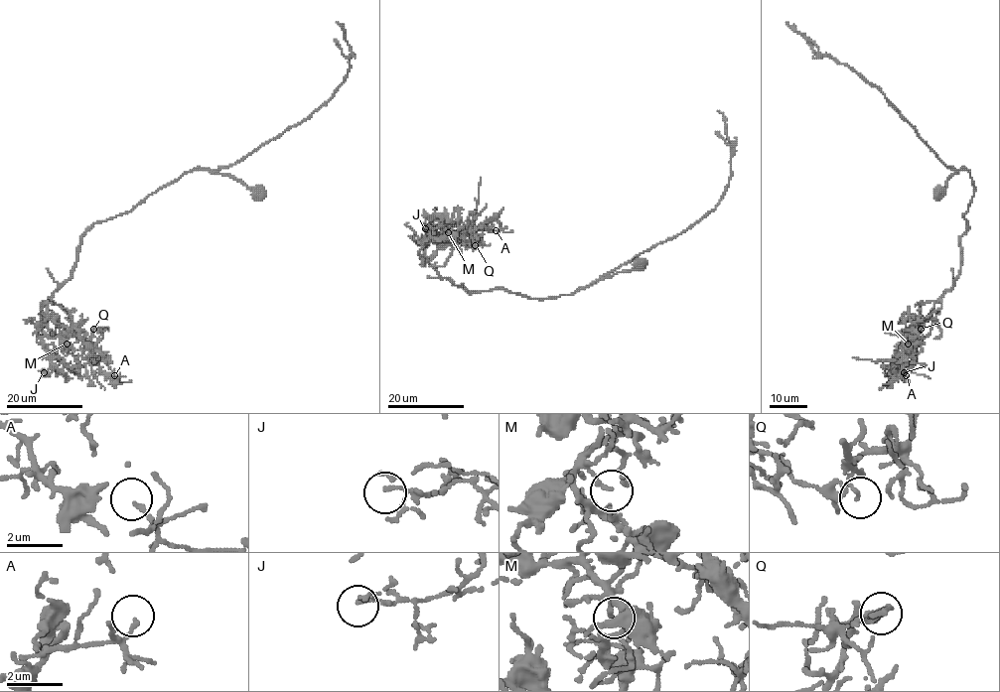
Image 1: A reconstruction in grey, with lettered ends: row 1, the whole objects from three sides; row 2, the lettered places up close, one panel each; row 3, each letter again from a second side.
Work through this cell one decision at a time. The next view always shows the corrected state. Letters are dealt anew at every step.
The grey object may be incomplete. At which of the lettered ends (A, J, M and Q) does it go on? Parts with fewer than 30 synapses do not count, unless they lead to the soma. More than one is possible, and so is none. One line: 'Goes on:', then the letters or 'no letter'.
Goes on: Q

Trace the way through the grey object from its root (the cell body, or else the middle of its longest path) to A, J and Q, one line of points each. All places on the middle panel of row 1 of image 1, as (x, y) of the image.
A: (641, 263), (544, 299), (502, 288), (470, 292), (433, 267), (445, 264), (463, 229), (495, 219), (496, 230)
J: (641, 263), (557, 297), (470, 292), (428, 262), (435, 254), (419, 255), (430, 220), (442, 219), (425, 228)
Q: (641, 263), (570, 294), (530, 299), (502, 288), (470, 292), (433, 267), (445, 264), (460, 233), (475, 245)

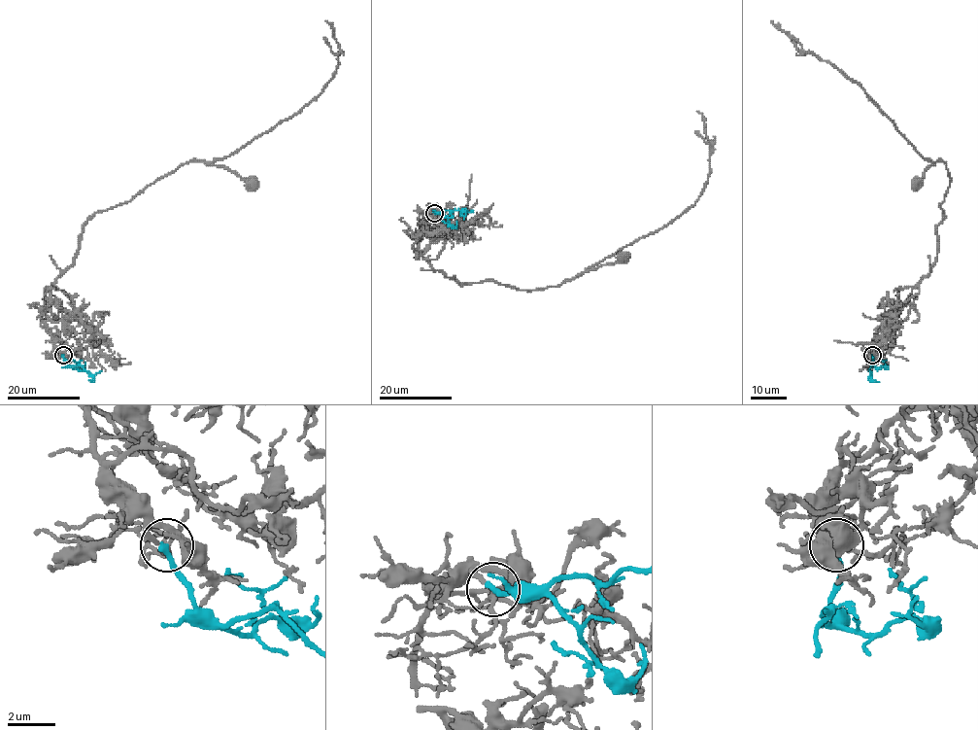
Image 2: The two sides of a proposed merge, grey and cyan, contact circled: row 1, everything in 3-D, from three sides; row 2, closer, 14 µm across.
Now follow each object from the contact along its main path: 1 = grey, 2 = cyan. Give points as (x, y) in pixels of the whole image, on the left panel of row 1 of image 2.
1: (63, 355), (43, 309), (56, 302), (50, 287), (93, 215), (185, 162), (223, 166), (252, 184)
2: (63, 355), (71, 366), (81, 365), (93, 377), (92, 381)

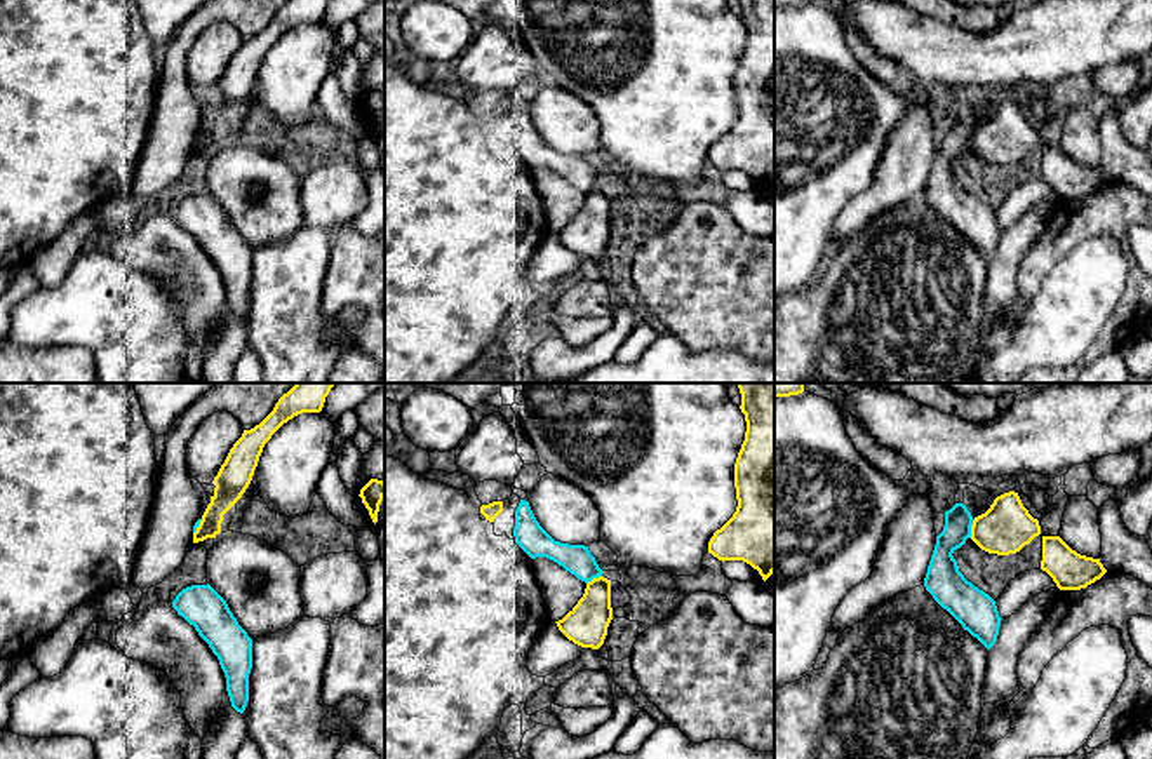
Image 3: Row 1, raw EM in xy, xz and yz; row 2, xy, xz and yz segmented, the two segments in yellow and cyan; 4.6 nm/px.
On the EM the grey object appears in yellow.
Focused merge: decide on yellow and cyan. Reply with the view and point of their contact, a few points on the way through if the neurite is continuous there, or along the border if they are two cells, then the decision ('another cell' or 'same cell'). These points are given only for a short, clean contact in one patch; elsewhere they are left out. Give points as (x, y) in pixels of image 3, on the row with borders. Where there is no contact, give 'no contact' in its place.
yz (971, 528) | across yz (1006, 526), (971, 528), (944, 549), (944, 573) | same cell

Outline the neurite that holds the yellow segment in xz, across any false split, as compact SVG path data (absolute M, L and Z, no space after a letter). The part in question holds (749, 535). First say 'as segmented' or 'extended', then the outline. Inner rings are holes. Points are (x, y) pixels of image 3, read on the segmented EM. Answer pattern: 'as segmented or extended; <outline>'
as segmented; M738 383L747 432L734 463L738 507L713 533L708 554L719 561L743 561L766 581L774 573L774 383Z

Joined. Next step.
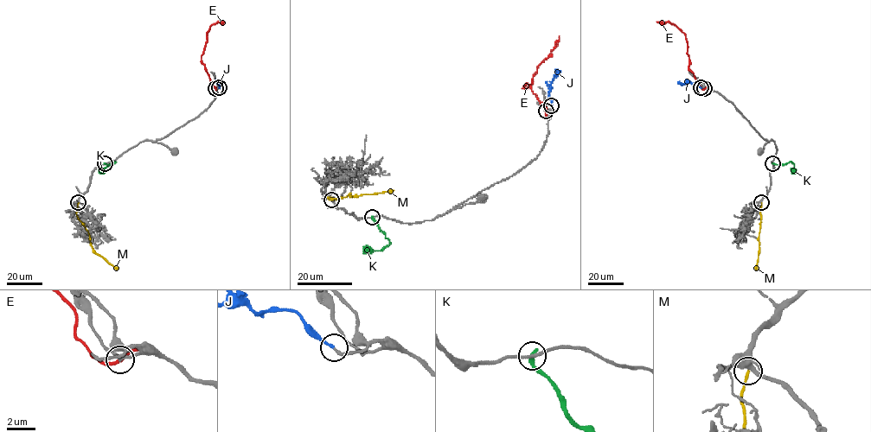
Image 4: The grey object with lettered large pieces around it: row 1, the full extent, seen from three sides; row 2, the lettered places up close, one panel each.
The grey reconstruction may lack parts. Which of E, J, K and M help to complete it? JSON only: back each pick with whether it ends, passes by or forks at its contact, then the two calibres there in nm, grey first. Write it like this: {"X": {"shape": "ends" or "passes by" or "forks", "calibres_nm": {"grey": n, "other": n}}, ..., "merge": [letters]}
{"J": {"shape": "ends", "calibres_nm": {"grey": 200, "other": 200}}, "merge": ["J"]}

